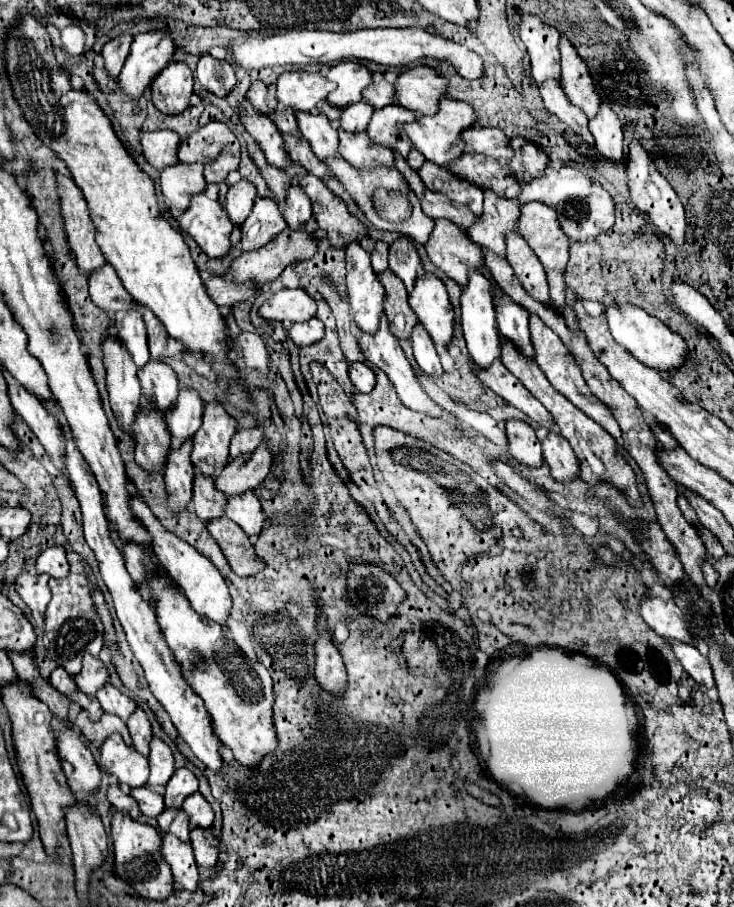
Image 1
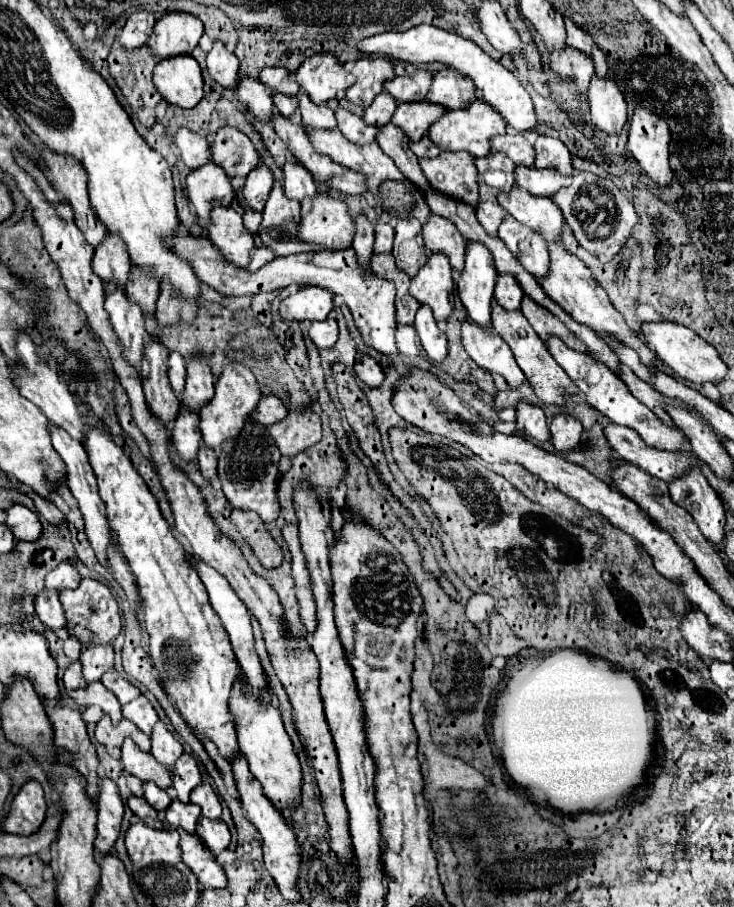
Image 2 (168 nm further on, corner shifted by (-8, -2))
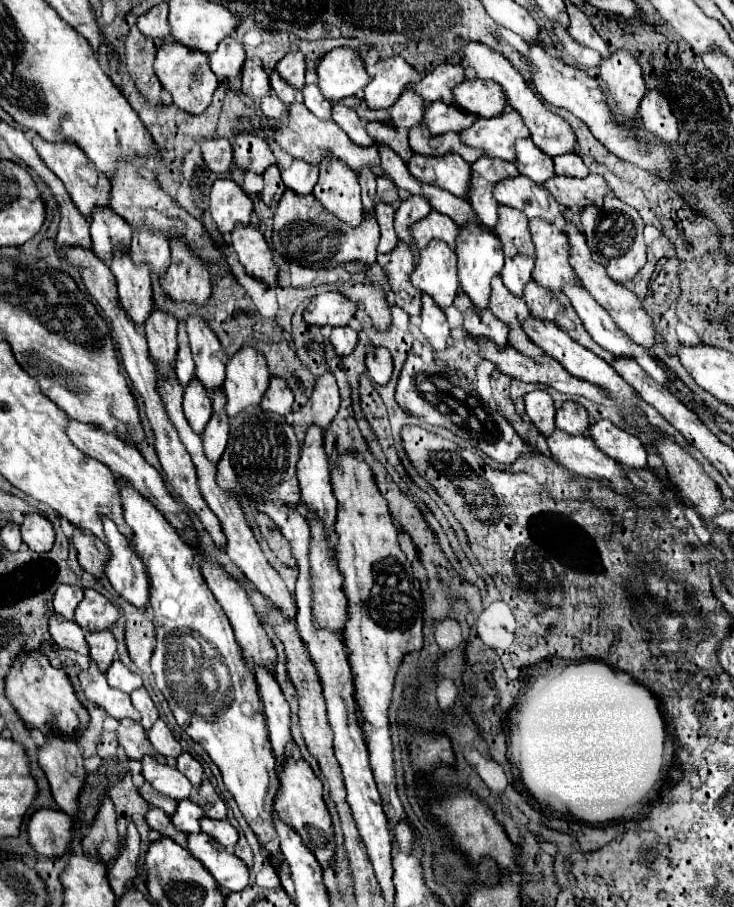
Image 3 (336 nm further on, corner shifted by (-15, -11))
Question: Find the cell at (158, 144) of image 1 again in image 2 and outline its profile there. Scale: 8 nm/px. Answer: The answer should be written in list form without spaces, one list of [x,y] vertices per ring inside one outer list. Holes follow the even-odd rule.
[[[179,130],[175,134],[175,144],[181,150],[183,162],[189,168],[201,168],[211,160],[211,146],[209,140],[201,134],[195,134],[191,130]]]

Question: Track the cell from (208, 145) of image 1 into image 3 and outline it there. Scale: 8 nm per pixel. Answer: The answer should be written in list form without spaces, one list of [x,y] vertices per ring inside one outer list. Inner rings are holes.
[[[240,133],[234,141],[234,163],[242,171],[262,175],[270,165],[276,163],[266,139],[254,133]]]

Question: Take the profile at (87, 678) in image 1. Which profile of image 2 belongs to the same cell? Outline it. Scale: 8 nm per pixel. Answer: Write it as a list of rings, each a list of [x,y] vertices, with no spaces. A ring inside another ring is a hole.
[[[89,644],[81,648],[83,676],[89,682],[101,680],[101,676],[113,668],[113,646],[111,644]]]

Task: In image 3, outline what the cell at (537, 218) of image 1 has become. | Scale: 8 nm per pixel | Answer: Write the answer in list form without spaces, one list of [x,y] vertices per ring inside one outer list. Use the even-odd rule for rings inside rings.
[[[524,175],[498,183],[494,187],[494,197],[500,205],[508,205],[522,211],[528,219],[540,217],[554,223],[562,215],[556,199],[552,199],[552,195],[544,191],[542,185],[534,183]]]

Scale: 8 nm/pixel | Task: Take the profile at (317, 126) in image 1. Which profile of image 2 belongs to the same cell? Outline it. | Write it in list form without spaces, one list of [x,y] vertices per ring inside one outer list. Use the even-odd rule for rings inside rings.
[[[305,92],[299,94],[299,112],[301,112],[305,126],[317,126],[317,128],[335,128],[337,126],[333,110],[327,104],[321,104],[321,106],[313,104],[309,94],[305,94]]]

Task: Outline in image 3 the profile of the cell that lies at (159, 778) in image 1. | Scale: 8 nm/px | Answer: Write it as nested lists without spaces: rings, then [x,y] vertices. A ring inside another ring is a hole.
[[[158,719],[158,721],[154,723],[154,727],[148,731],[148,739],[150,739],[152,747],[154,747],[160,755],[164,755],[164,757],[168,759],[170,765],[176,763],[176,759],[178,759],[180,753],[182,753],[182,747],[180,747],[180,743],[172,737],[170,729],[166,727],[166,723],[164,723],[162,719]]]

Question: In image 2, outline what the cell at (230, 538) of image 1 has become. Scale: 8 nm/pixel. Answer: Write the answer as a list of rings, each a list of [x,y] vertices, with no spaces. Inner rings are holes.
[[[233,510],[231,520],[239,526],[245,540],[251,544],[255,556],[265,568],[277,568],[283,562],[283,550],[273,542],[271,532],[265,528],[265,522],[251,510]]]

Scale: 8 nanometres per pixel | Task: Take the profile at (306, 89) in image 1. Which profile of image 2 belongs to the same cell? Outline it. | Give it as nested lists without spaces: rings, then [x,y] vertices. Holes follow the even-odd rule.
[[[317,52],[309,56],[295,72],[295,80],[317,104],[329,102],[331,98],[341,98],[355,82],[355,78],[331,52]]]

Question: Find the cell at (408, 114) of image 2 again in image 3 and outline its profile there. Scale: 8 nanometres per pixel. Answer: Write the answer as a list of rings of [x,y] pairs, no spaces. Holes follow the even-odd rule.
[[[430,103],[424,111],[422,125],[432,133],[432,135],[442,135],[442,133],[458,133],[462,129],[468,129],[476,121],[476,115],[468,115],[462,109],[446,103]]]

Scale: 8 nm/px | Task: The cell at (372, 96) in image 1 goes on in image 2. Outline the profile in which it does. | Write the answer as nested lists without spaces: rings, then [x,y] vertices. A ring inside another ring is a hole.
[[[413,70],[411,74],[397,76],[389,82],[385,82],[385,92],[393,94],[399,102],[413,102],[413,100],[423,100],[429,92],[433,74],[429,70]]]

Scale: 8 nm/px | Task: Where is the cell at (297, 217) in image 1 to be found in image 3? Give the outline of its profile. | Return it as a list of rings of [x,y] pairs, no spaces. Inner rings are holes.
[[[294,159],[294,163],[282,171],[282,181],[288,189],[296,191],[298,195],[308,195],[312,193],[318,181],[318,167],[304,163],[300,159]]]

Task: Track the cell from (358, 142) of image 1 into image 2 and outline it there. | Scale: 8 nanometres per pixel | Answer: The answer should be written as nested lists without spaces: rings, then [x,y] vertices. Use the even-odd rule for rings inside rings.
[[[337,108],[335,118],[337,118],[337,126],[339,126],[341,134],[347,140],[351,140],[353,144],[369,144],[375,140],[377,128],[365,124],[361,116],[355,116],[347,108]]]

